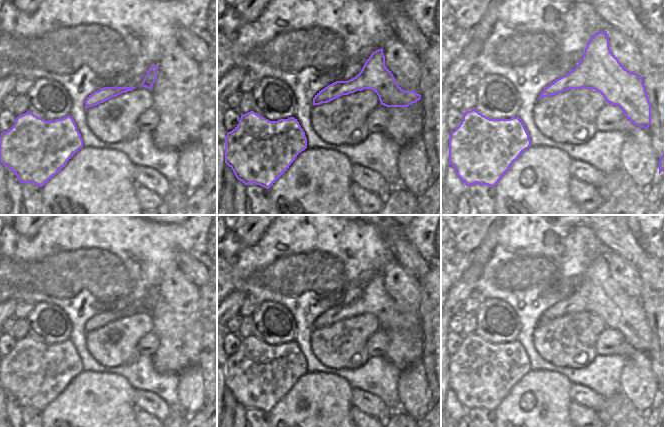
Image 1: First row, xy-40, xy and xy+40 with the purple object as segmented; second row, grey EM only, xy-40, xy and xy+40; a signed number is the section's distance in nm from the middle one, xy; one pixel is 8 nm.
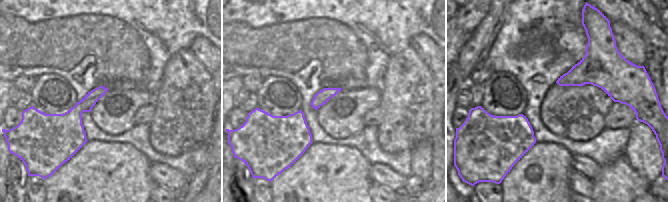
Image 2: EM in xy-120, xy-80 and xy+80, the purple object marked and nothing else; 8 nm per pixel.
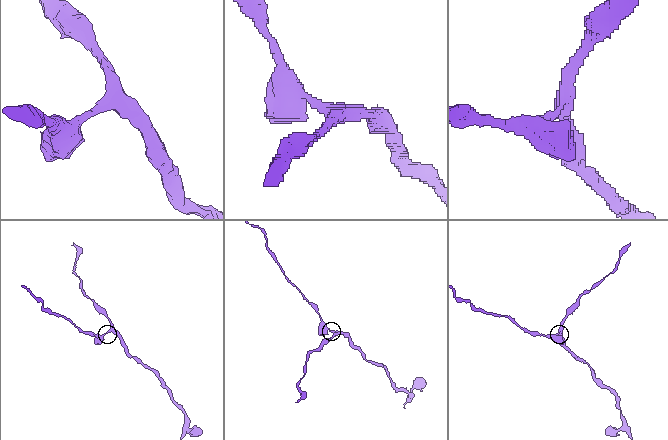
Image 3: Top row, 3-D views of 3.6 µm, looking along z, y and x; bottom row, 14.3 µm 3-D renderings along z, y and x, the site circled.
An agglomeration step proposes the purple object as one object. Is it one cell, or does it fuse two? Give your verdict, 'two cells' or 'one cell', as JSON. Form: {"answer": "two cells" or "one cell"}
{"answer": "two cells"}

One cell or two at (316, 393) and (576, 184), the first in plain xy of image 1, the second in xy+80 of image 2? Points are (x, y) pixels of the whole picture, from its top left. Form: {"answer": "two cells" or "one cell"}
{"answer": "two cells"}

